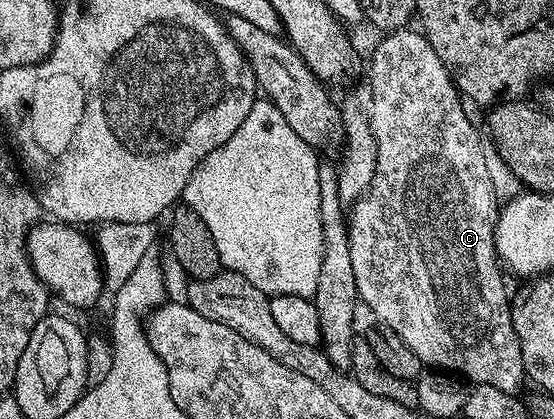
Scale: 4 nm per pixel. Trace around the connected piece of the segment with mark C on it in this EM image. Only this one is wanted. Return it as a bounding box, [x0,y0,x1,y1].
[349,28,525,394]

